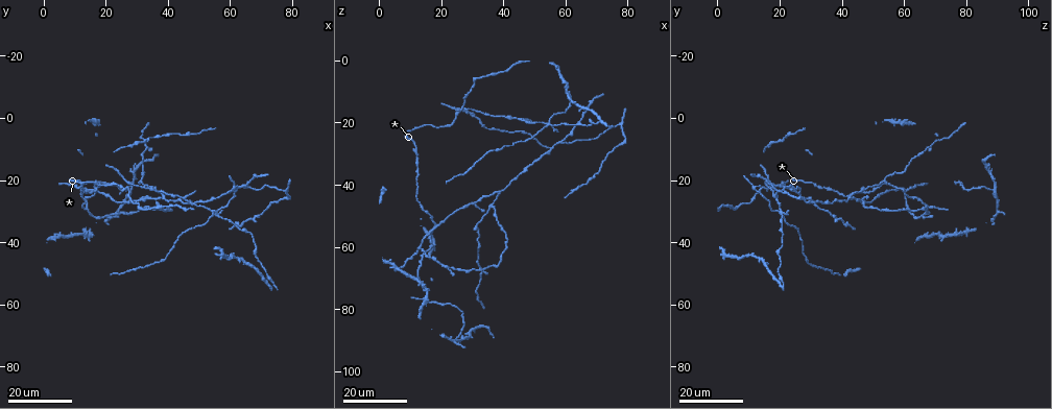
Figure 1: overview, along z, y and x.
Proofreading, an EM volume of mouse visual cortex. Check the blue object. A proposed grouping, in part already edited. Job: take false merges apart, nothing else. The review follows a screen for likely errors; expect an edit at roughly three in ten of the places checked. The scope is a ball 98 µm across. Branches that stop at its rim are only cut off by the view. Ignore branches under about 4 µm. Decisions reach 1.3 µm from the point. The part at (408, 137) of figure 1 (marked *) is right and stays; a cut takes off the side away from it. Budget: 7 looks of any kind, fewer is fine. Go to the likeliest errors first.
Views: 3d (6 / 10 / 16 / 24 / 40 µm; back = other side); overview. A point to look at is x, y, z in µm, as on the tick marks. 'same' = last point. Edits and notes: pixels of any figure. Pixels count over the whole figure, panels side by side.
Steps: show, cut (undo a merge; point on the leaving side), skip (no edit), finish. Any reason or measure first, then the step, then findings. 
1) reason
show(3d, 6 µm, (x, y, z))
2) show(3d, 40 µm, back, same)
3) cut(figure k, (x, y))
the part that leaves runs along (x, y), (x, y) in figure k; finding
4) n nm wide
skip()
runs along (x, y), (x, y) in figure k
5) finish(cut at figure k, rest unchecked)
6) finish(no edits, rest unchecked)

branch point
show(3d, 24 µm, (16, 22, 56))

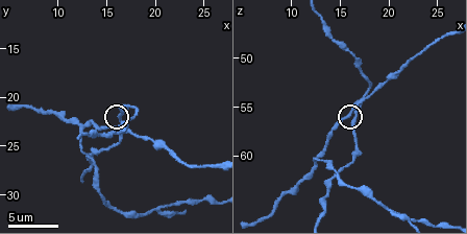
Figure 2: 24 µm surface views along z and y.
closer look
show(3d, 10 µm, (16.4, 21.8, 56.6))

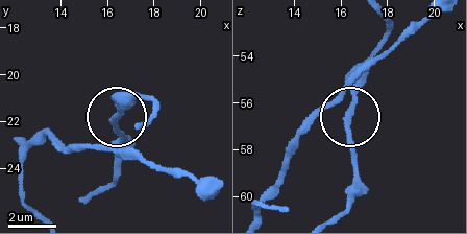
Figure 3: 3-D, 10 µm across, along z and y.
side arm 90 µm
skip()
runs along (379, 17), (386, 36), (349, 125), (355, 171) in figure 3; continuous, no second cell

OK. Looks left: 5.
side arm on a straight run
show(3d, 16 µm, (31, 26, 46))

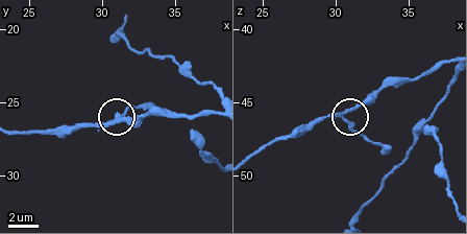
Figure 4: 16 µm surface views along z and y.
closer look
show(3d, 6 µm, (30.6, 26.4, 45.8))

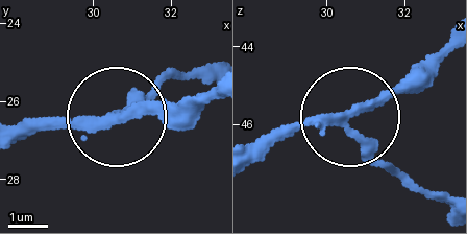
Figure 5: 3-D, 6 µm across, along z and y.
3 arms
skip()
runs along (254, 159), (295, 130), (348, 119), (411, 189) in figure 5; continuous, no second cell

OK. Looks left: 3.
two arms in line, one across
show(3d, 24 µm, (58, 24, 26))

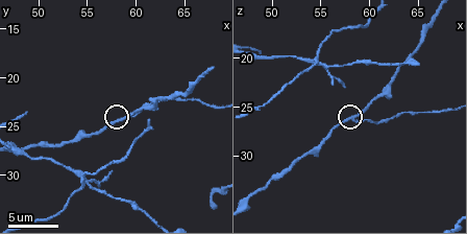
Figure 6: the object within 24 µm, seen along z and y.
show(3d, 10 µm, (59.0, 24.0, 26.0))

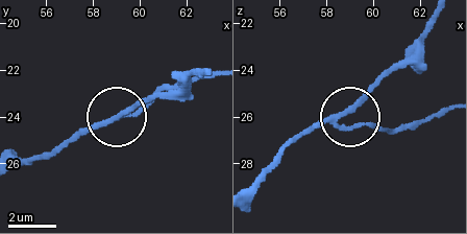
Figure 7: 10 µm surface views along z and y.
cut(figure 7, (364, 123))
the part that leaves runs along (332, 122), (347, 129), (365, 122), (407, 129), (448, 112) in figure 7; two cells meet here

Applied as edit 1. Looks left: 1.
four-way junction
show(3d, 16 µm, (54.6, 30.8, 20.4))

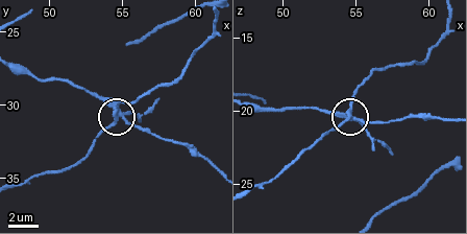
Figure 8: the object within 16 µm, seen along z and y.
230 nm wide
cut(figure 8, (351, 98))
the part that leaves runs along (352, 116), (325, 132), (270, 180), (251, 187) in figure 8; a second cell is stuck on

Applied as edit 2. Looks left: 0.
finish(cut at figure 7, cut at figure 8, rest unchecked)

